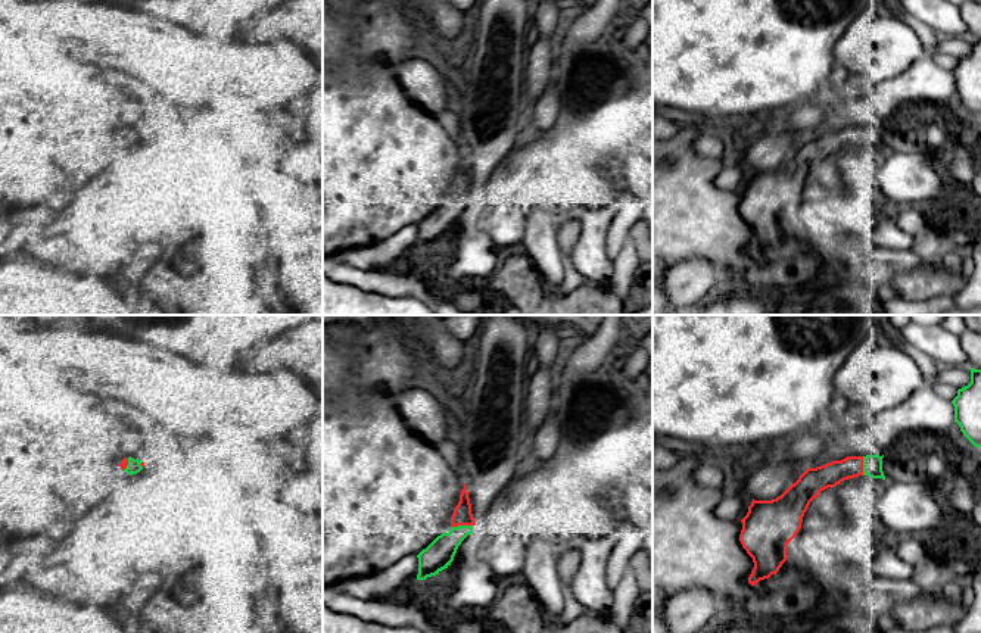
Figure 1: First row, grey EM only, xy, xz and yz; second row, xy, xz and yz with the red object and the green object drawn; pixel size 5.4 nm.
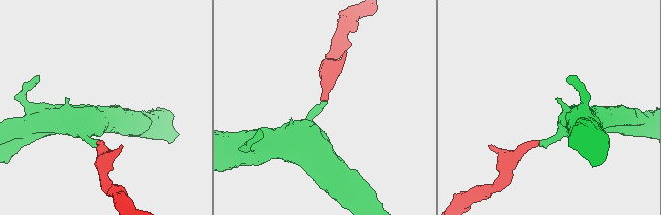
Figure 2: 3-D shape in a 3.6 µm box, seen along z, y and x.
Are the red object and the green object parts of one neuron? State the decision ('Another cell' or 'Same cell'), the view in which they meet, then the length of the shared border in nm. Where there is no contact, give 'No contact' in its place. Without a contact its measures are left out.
Same cell. Touches red in xz. Shared border 110 nm

